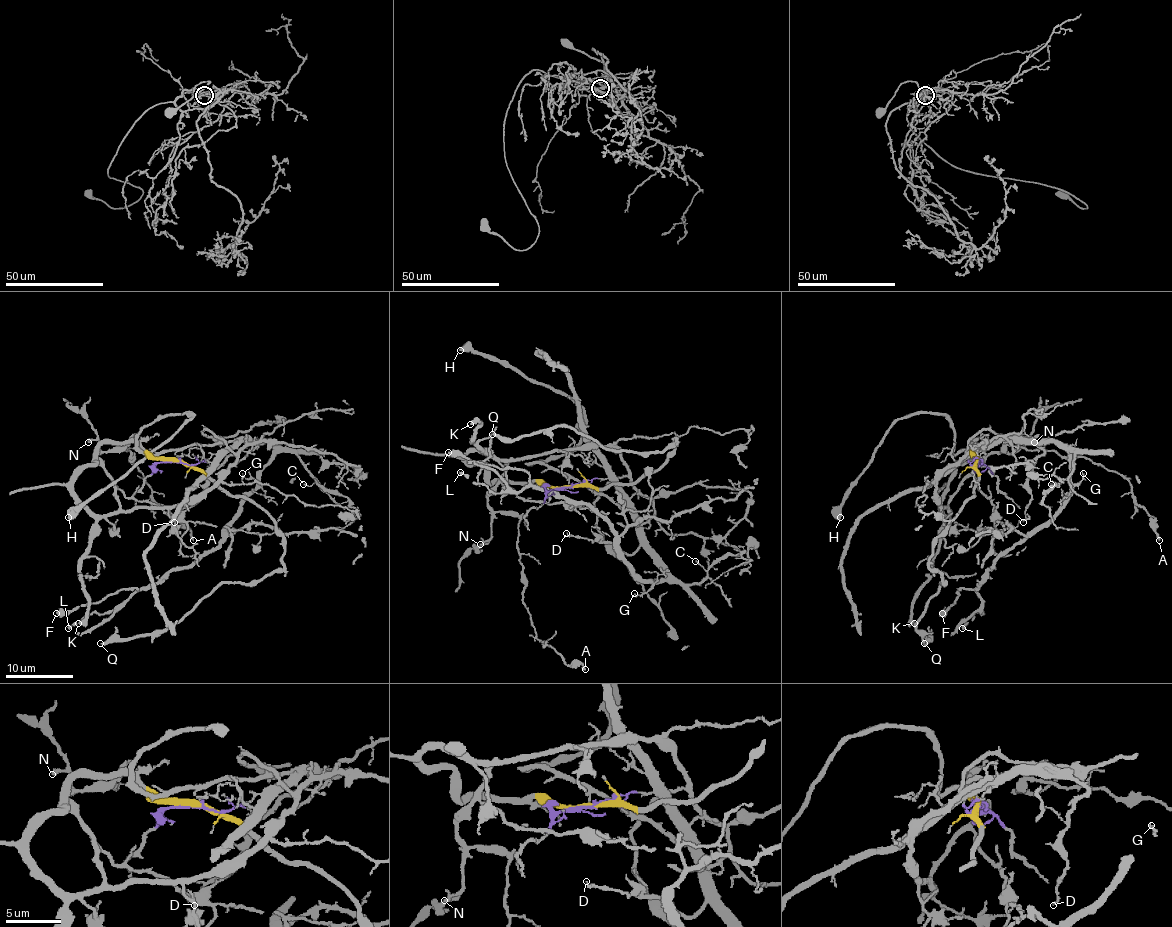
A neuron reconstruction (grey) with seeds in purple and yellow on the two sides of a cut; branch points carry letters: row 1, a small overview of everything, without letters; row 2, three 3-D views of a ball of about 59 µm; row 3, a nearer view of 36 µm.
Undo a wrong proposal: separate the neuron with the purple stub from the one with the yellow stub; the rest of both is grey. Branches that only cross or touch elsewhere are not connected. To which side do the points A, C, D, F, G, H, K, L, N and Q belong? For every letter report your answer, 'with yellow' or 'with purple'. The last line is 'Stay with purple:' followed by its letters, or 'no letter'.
A: with yellow
C: with purple
D: with purple
F: with purple
G: with purple
H: with purple
K: with yellow
L: with purple
N: with yellow
Q: with yellow
Stay with purple: C, D, F, G, H, L

